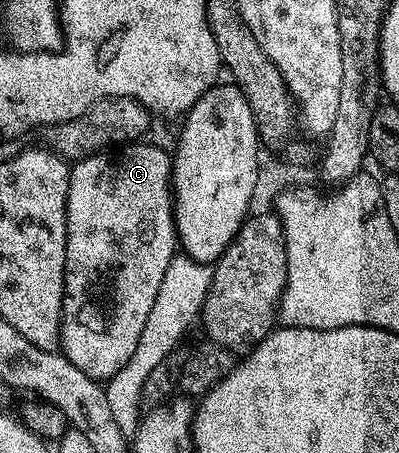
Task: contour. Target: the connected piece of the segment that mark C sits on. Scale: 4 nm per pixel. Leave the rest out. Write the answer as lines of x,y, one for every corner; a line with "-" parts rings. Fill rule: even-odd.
146,140
138,141
124,147
122,154
108,158
105,152
96,152
89,157
76,159
69,171
69,187
67,188
67,248
65,249
65,295
61,305
61,337
59,339
60,353
66,360
75,364
87,376
98,380
108,380
113,377
119,366
125,366
131,360
131,352
135,352
135,344
139,344
139,336
143,332
143,324
147,324
147,315
151,313
151,304
155,304
155,296
159,292
159,284
163,284
163,272
167,272
167,264
178,253
179,239
177,226
173,222
173,191
171,179
173,176
173,159
170,151
161,146
152,146

